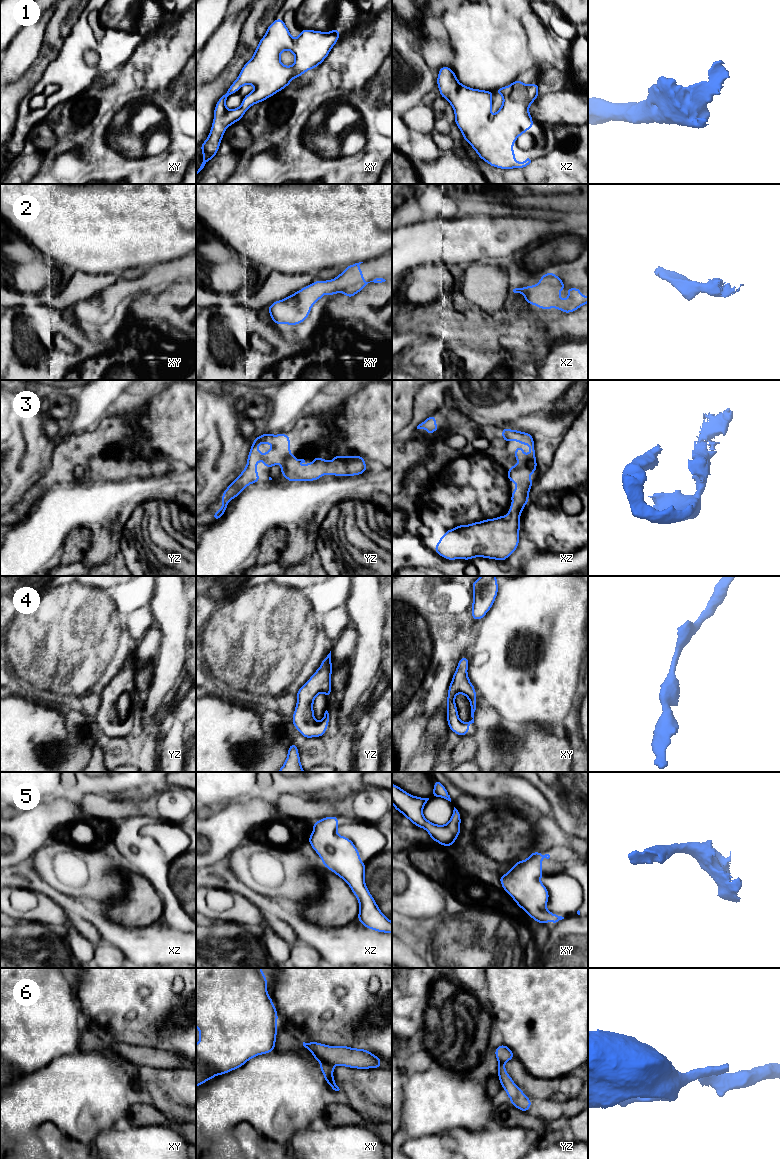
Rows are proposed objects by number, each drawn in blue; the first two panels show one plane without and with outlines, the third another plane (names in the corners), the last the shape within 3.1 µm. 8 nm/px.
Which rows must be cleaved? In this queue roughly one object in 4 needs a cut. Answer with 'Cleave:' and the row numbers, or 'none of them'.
Cleave: 6

